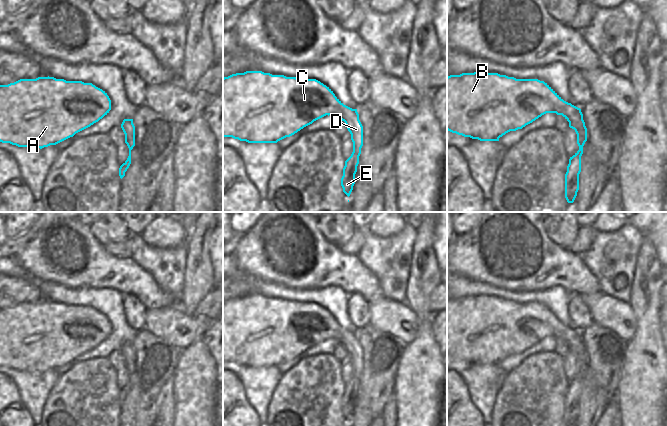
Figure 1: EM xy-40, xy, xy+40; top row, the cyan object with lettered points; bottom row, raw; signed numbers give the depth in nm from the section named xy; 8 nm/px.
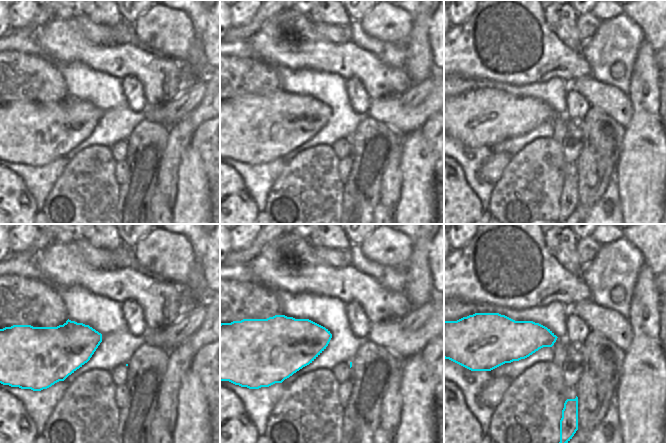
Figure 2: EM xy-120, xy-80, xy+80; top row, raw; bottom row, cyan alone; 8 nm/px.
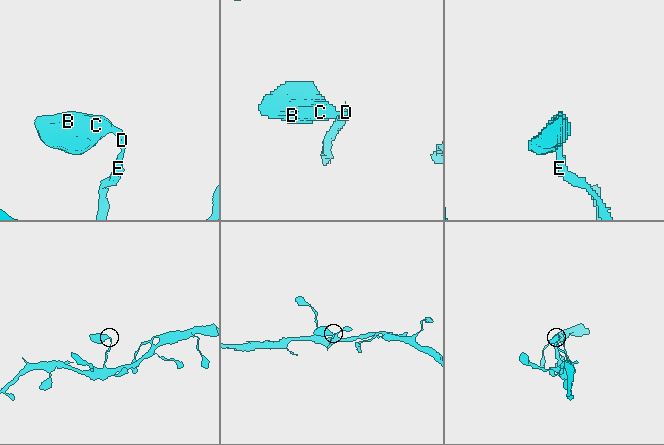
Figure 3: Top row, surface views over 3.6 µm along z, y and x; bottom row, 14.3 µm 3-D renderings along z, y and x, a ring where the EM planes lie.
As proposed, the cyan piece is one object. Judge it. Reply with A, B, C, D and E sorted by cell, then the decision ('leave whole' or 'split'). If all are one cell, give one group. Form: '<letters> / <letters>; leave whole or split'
A B C D E; leave whole

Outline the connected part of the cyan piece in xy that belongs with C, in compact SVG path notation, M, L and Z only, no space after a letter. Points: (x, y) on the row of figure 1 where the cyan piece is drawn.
M246 71L223 78L223 137L232 137L248 143L277 143L326 115L336 115L344 121L351 134L353 152L345 161L341 178L343 192L349 197L356 182L355 174L363 146L363 126L359 120L357 109L344 105L329 87L316 79L298 79L284 75L272 75L262 71Z

